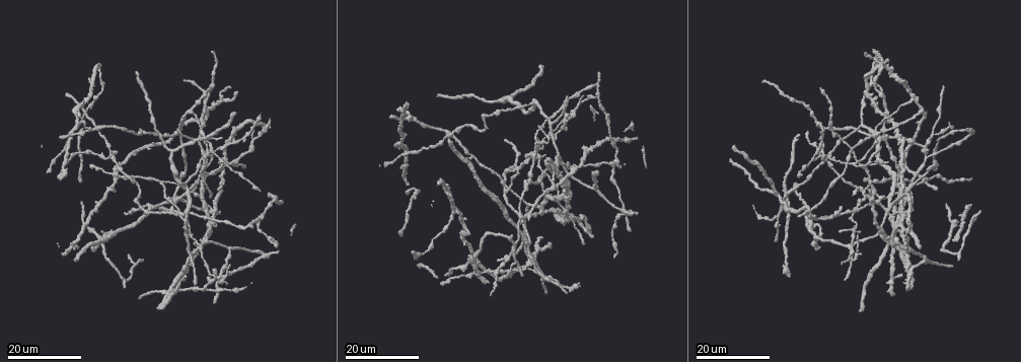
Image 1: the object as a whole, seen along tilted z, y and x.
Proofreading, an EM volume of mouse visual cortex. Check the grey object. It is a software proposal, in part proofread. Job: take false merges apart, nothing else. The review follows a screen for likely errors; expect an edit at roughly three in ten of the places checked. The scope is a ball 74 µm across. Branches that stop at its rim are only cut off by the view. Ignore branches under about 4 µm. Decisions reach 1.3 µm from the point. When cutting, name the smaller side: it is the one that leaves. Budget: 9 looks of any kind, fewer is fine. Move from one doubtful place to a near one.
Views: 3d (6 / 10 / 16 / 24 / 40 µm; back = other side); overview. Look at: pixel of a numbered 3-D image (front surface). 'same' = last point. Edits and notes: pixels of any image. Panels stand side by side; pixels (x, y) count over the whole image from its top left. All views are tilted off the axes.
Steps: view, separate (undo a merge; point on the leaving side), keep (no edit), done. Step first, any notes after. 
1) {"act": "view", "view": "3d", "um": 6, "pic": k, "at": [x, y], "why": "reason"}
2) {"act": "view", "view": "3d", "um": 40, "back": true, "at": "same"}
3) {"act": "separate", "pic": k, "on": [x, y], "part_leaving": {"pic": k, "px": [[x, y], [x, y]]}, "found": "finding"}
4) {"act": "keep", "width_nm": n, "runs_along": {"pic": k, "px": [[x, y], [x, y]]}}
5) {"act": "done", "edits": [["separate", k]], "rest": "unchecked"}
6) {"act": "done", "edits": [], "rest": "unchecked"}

{"act": "view", "view": "3d", "um": 16, "pic": 1, "at": [535, 150], "why": "three-way junction"}

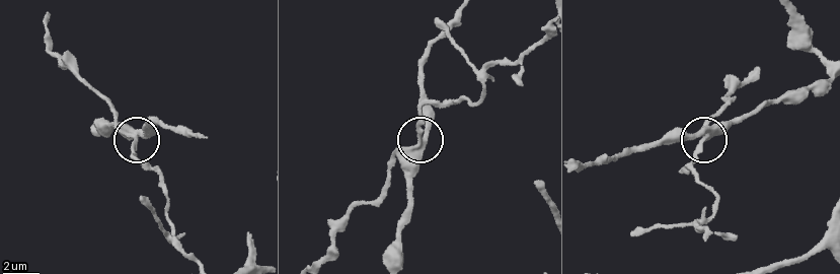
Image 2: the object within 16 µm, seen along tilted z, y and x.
{"act": "view", "view": "3d", "um": 10, "pic": 2, "at": [419, 134]}

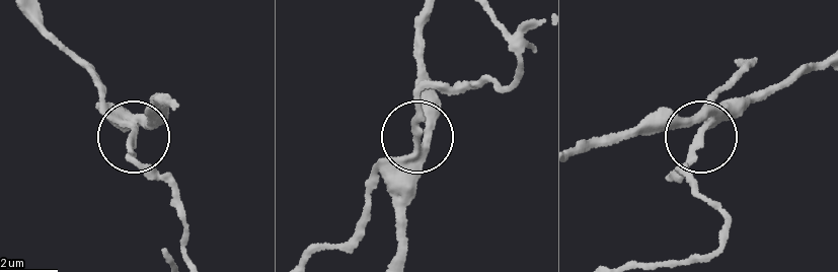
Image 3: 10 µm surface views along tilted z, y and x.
{"act": "separate", "pic": 3, "on": [102, 84], "arms": 3, "part_leaving": {"pic": 3, "px": [[118, 118], [133, 130], [134, 161], [167, 182], [189, 259]]}, "found": "two neurons meet here"}

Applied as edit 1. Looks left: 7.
{"act": "view", "view": "overview"}

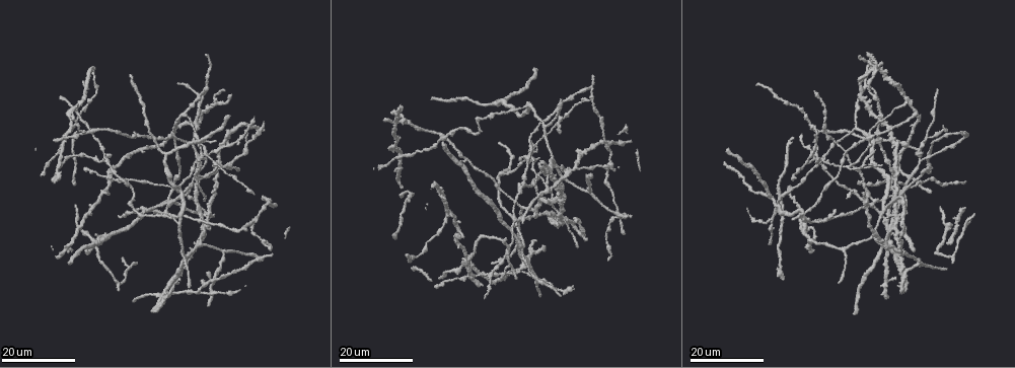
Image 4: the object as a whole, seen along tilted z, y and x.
{"act": "view", "view": "3d", "um": 16, "pic": 4, "at": [525, 105]}

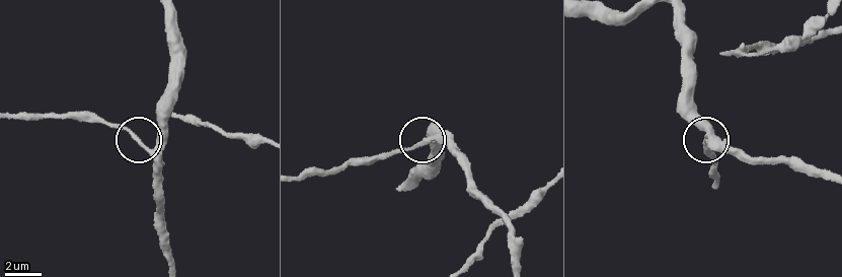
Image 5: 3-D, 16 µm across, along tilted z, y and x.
{"act": "view", "view": "3d", "um": 6, "pic": 5, "at": [145, 150], "why": "closer look"}

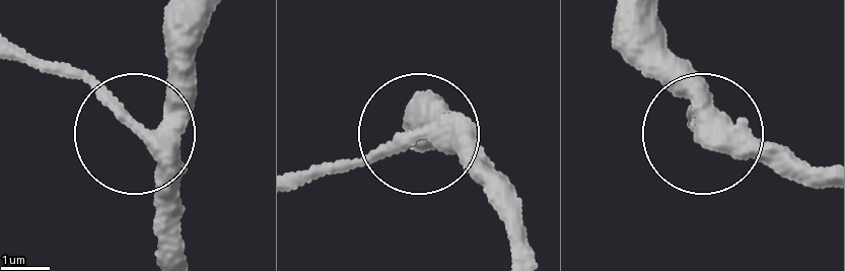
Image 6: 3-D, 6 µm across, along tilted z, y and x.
{"act": "view", "view": "3d", "um": 6, "back": true, "pic": 6, "at": [423, 133]}

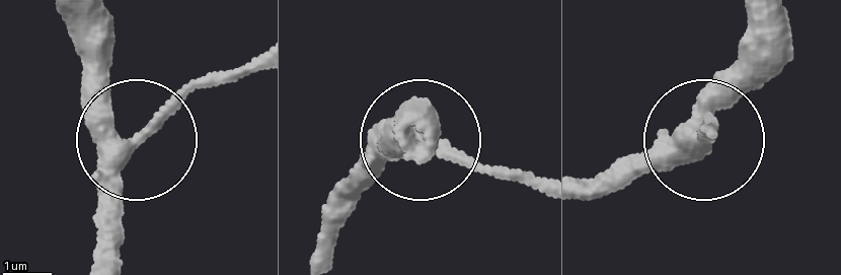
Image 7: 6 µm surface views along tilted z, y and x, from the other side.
{"act": "keep", "width_nm": 340, "found": "one neuron here"}

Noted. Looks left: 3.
{"act": "view", "view": "3d", "um": 16, "pic": 4, "at": [202, 145], "why": "looks like a crossing"}

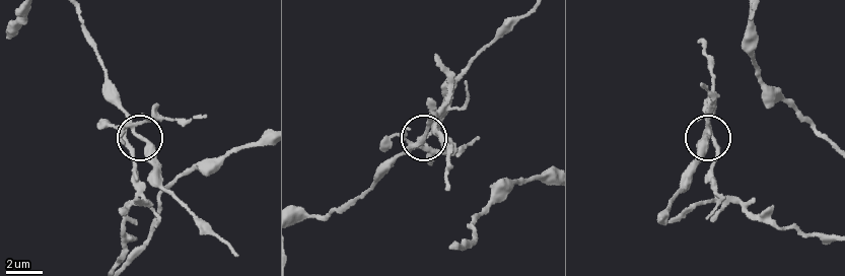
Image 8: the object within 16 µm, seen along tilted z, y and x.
{"act": "view", "view": "3d", "um": 10, "pic": 8, "at": [709, 135]}

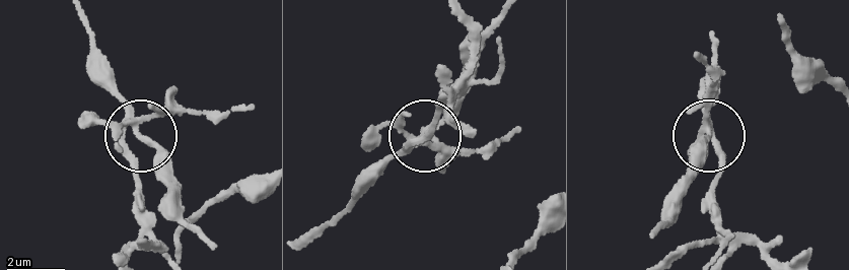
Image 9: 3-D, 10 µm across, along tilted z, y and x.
{"act": "separate", "pic": 9, "on": [171, 105], "arms": 5, "part_leaving": {"pic": 9, "px": [[135, 120], [252, 109]]}, "found": "a second neuron is stuck on"}

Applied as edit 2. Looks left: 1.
{"act": "done", "edits": [["separate", 3], ["separate", 9]], "rest": "unchecked"}

